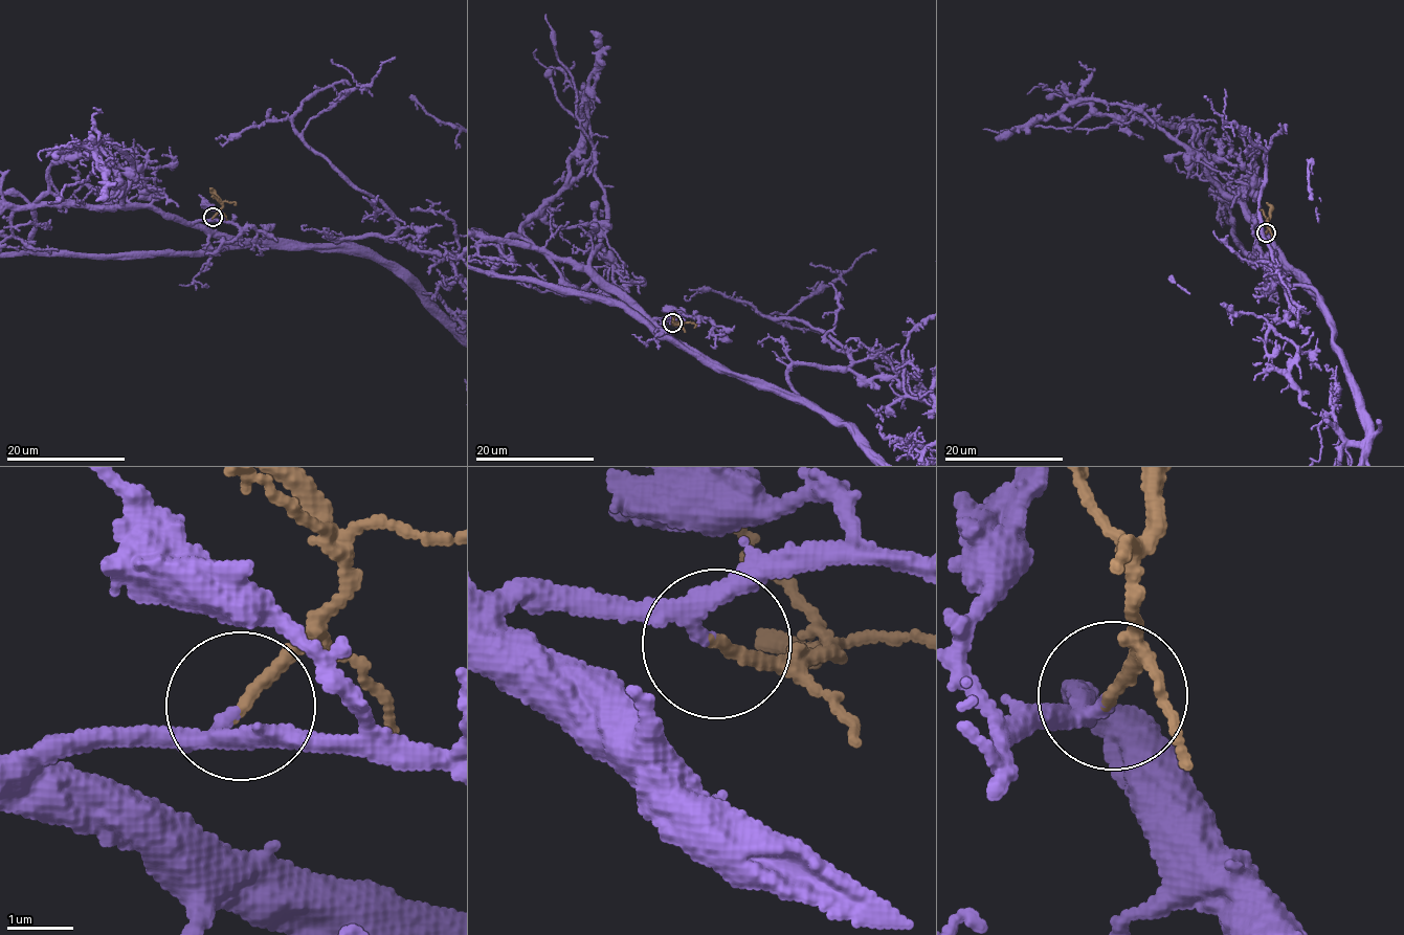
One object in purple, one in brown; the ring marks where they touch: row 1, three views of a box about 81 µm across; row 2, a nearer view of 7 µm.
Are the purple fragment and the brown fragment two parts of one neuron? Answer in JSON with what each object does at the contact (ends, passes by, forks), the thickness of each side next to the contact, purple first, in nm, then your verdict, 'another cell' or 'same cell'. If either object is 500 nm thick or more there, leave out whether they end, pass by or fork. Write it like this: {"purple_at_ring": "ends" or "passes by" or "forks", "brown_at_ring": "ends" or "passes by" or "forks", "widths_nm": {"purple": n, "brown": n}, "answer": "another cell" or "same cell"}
{"purple_at_ring": "passes by", "brown_at_ring": "ends", "widths_nm": {"purple": 190, "brown": 200}, "answer": "same cell"}

